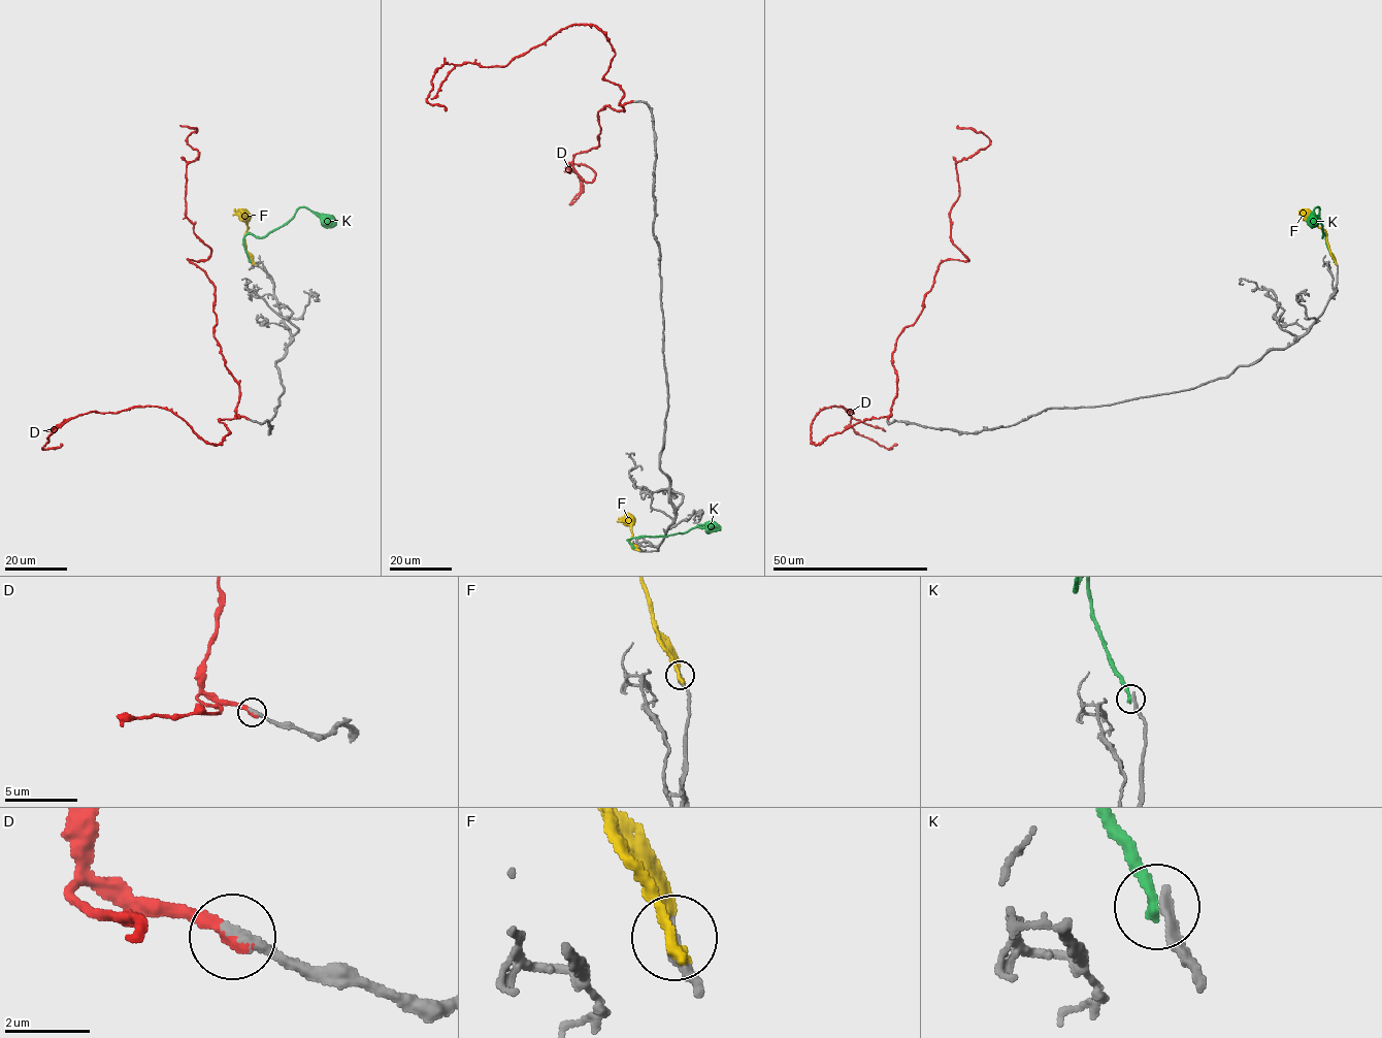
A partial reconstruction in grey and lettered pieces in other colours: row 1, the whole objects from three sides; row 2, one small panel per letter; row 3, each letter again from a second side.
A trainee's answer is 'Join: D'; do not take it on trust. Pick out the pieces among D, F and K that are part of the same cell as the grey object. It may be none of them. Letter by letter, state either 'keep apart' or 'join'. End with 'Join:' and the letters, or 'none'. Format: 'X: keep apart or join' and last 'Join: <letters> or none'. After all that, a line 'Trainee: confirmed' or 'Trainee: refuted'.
D: join
F: keep apart
K: keep apart
Join: D
Trainee: confirmed

